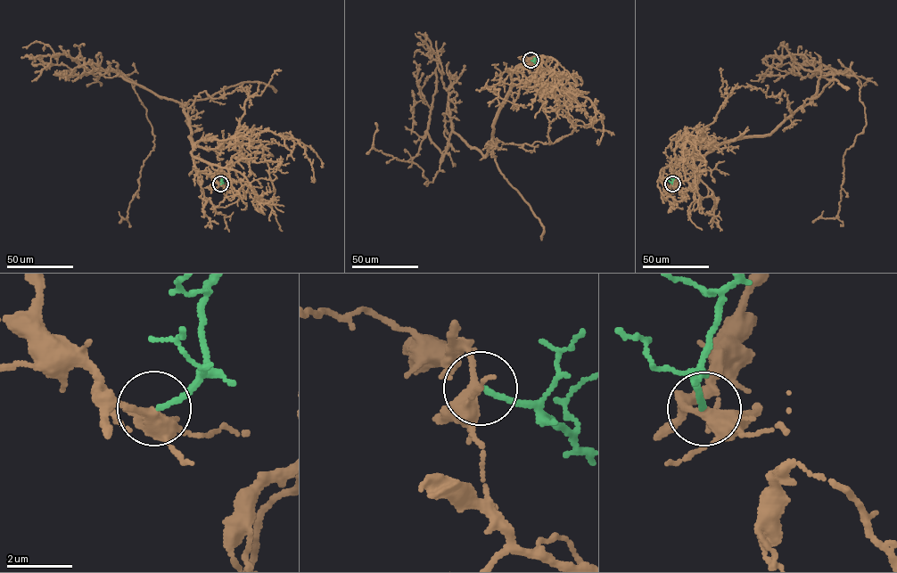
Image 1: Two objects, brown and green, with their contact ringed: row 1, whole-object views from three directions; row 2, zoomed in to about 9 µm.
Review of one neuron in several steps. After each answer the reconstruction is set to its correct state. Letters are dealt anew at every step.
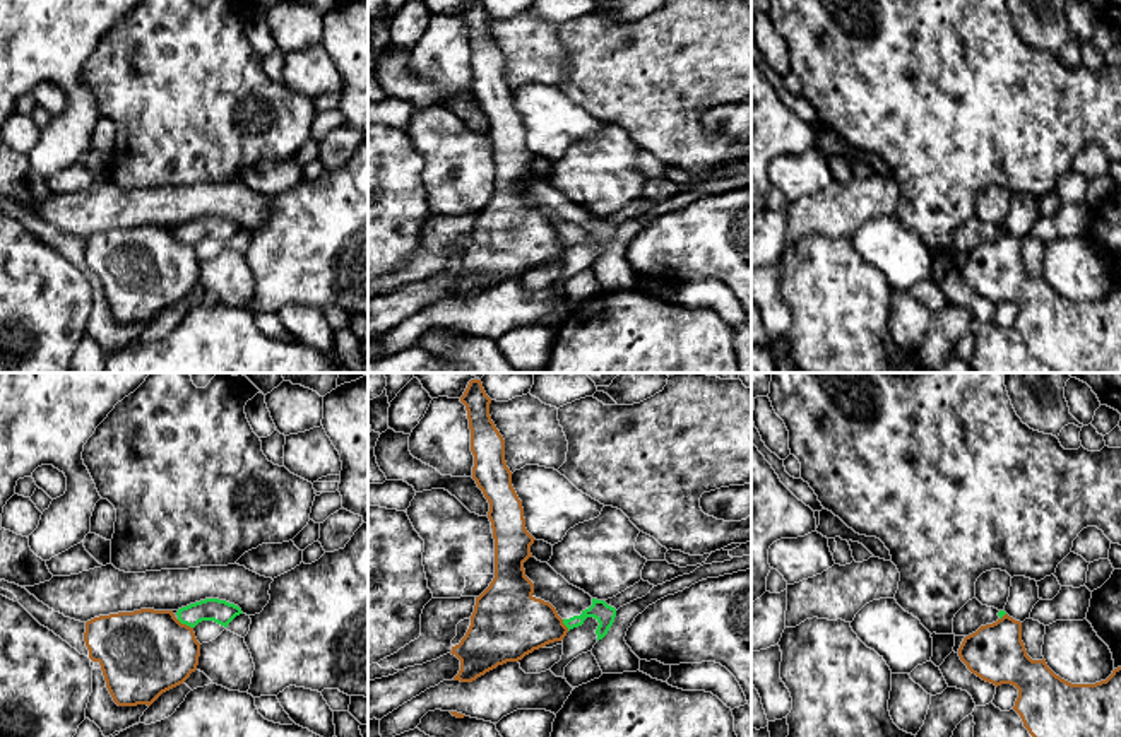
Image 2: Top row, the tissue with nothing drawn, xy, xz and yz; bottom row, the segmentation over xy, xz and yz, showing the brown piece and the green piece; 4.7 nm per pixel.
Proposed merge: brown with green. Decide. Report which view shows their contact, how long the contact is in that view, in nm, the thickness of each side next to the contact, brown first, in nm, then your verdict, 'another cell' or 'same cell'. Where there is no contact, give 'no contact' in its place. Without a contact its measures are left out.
xy | 90 nm | 420/110 nm | another cell

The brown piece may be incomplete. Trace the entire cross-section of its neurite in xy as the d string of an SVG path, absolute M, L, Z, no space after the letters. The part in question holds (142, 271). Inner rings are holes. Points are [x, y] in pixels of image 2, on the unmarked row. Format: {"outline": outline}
{"outline": "M140 226L94 234L86 239L84 258L118 323L151 323L163 310L183 301L200 274L193 245L181 241L173 227Z"}

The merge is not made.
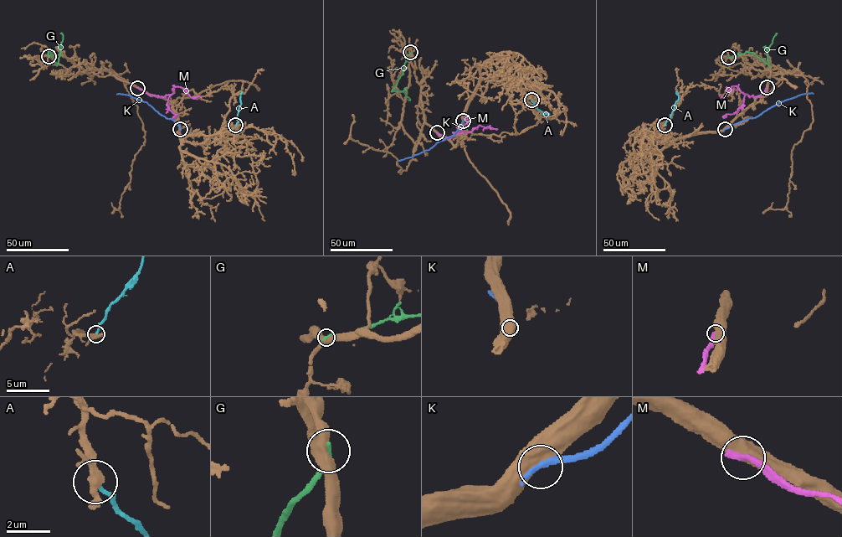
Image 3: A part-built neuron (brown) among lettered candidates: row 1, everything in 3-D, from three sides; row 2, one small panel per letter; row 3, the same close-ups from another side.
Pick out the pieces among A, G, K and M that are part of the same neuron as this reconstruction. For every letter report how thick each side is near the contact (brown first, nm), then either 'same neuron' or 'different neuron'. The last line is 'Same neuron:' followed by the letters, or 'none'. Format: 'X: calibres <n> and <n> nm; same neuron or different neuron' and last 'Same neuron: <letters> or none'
A: calibres 400 and 180 nm; different neuron
G: calibres 600 and 320 nm; different neuron
K: calibres 800 and 380 nm; different neuron
M: calibres 600 and 360 nm; different neuron
Same neuron: none

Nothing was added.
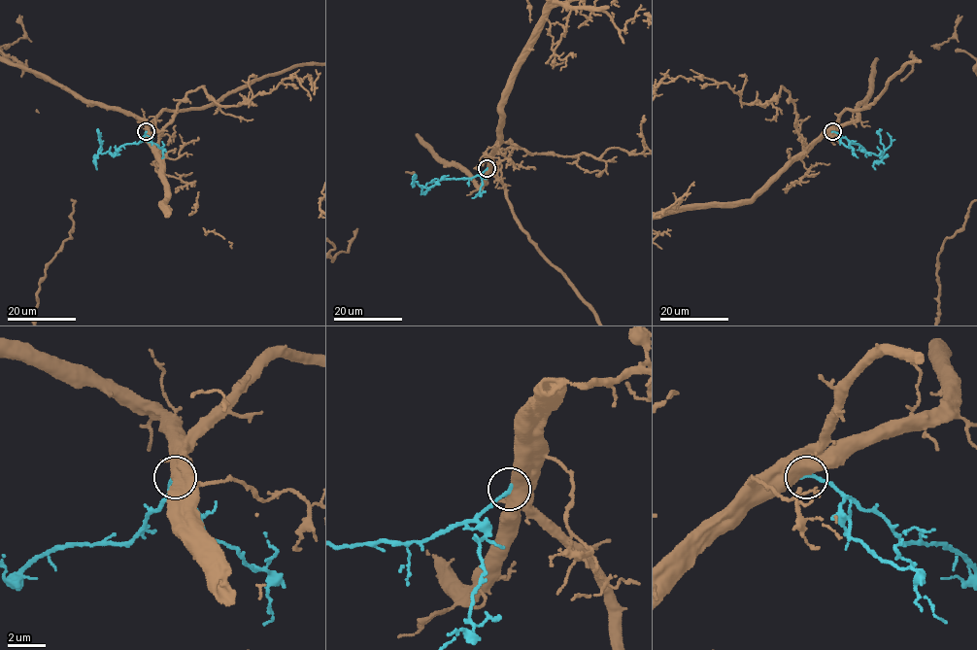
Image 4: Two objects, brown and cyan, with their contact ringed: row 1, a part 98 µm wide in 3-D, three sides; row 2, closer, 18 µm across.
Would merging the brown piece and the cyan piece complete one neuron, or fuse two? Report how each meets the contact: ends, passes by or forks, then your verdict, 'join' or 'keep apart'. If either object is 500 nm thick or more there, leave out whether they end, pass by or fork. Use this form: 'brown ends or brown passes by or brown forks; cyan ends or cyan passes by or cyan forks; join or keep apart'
join

